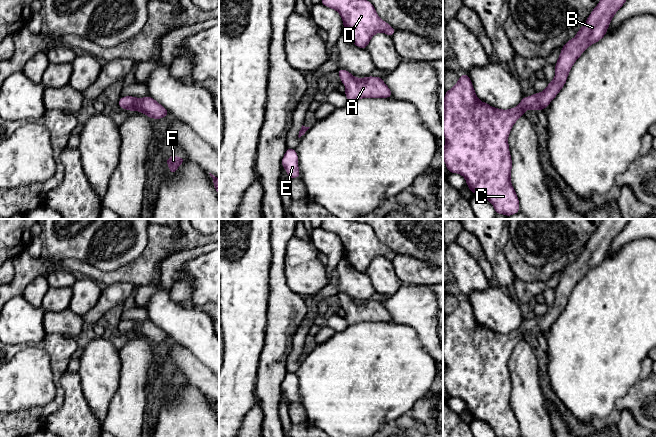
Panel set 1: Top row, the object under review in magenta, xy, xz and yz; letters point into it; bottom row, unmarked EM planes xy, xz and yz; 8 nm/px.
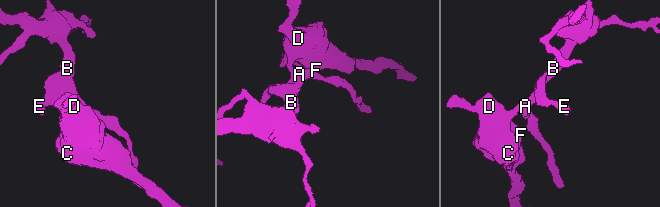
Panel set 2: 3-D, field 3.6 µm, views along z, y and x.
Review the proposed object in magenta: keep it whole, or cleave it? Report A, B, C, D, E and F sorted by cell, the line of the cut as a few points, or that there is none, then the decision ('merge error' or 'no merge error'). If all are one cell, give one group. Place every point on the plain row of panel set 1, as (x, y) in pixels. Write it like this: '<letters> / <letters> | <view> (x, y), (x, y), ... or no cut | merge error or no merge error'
A B C D E F | no cut | no merge error

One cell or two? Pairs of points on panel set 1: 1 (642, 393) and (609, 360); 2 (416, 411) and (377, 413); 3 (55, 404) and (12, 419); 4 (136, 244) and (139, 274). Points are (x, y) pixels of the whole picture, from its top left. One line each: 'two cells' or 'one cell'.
1: two cells
2: two cells
3: one cell
4: two cells

